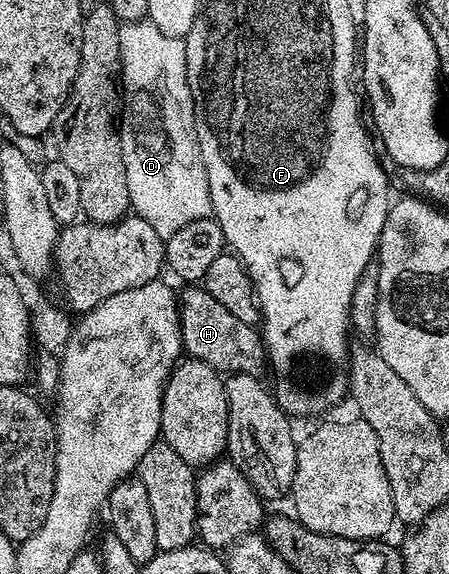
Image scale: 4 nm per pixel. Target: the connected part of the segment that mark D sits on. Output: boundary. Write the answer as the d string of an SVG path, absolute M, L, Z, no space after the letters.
M150 21L125 23L119 28L121 37L121 122L118 124L121 137L121 153L125 157L125 177L129 181L131 211L139 215L165 241L181 225L189 221L208 218L212 214L209 197L209 177L201 157L195 128L195 102L187 80L184 40L165 37L157 25Z

